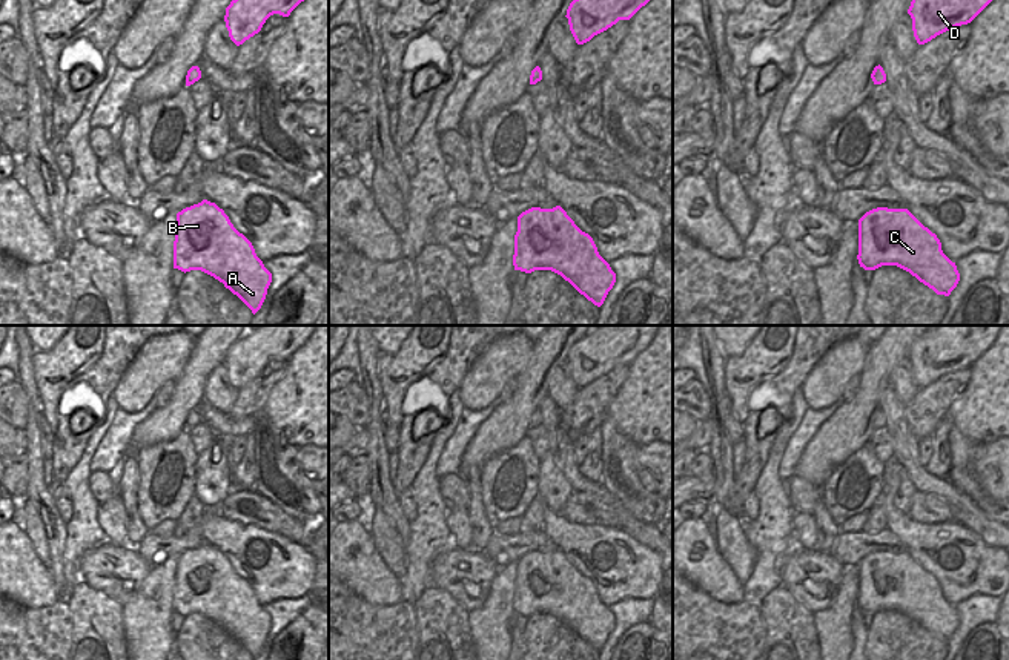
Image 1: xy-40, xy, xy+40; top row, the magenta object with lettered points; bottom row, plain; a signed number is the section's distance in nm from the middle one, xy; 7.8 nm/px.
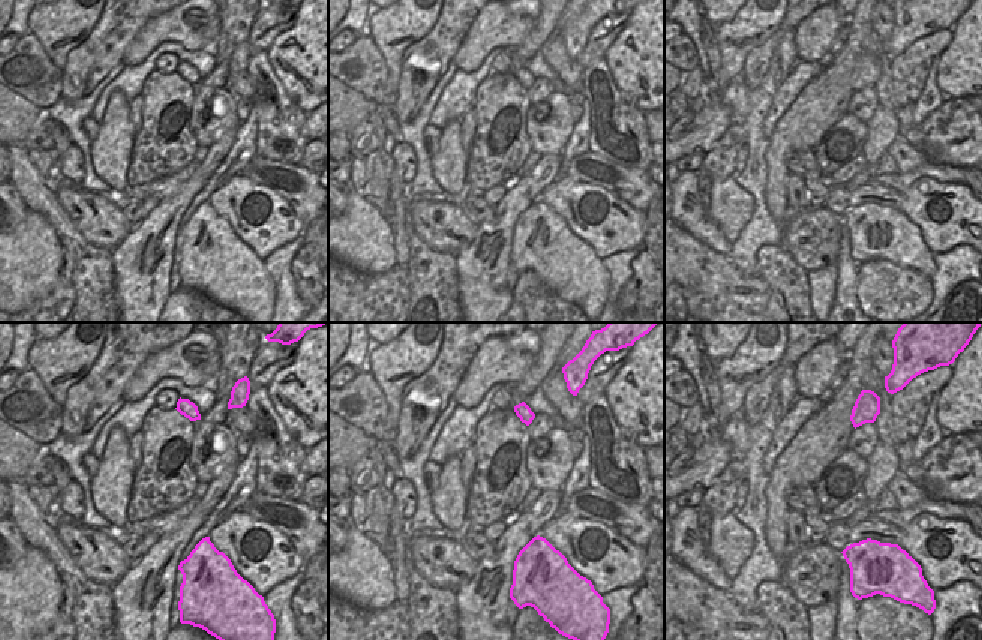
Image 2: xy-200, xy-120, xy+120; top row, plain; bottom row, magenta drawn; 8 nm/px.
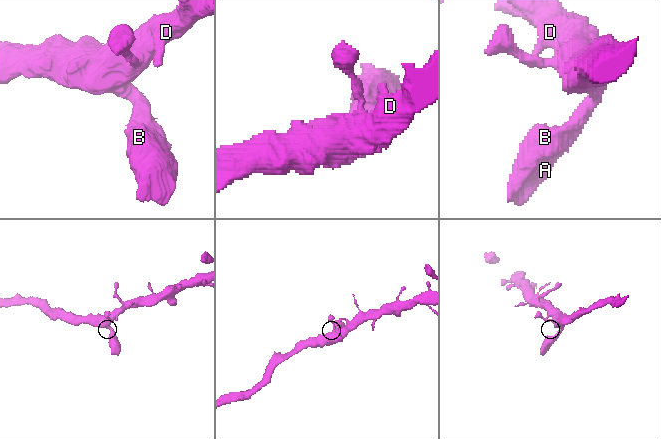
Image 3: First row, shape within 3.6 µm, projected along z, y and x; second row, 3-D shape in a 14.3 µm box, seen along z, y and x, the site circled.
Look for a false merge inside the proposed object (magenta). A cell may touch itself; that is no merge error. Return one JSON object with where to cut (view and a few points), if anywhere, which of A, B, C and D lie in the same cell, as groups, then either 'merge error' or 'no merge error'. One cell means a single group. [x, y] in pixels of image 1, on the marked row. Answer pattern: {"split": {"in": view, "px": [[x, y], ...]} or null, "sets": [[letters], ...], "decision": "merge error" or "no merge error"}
{"split": null, "sets": [["A", "B", "C", "D"]], "decision": "no merge error"}

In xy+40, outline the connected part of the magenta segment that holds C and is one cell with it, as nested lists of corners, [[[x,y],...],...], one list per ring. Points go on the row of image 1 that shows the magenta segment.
[[[908,209],[866,212],[858,219],[857,259],[865,270],[897,266],[937,295],[949,296],[960,281],[957,266],[943,253],[937,235]]]

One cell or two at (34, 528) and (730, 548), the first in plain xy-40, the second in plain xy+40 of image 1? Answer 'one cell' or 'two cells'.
one cell

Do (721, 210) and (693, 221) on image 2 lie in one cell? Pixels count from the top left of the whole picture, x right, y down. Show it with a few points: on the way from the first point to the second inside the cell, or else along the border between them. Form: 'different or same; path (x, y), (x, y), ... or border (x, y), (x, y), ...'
different; border (706, 212), (730, 243)

